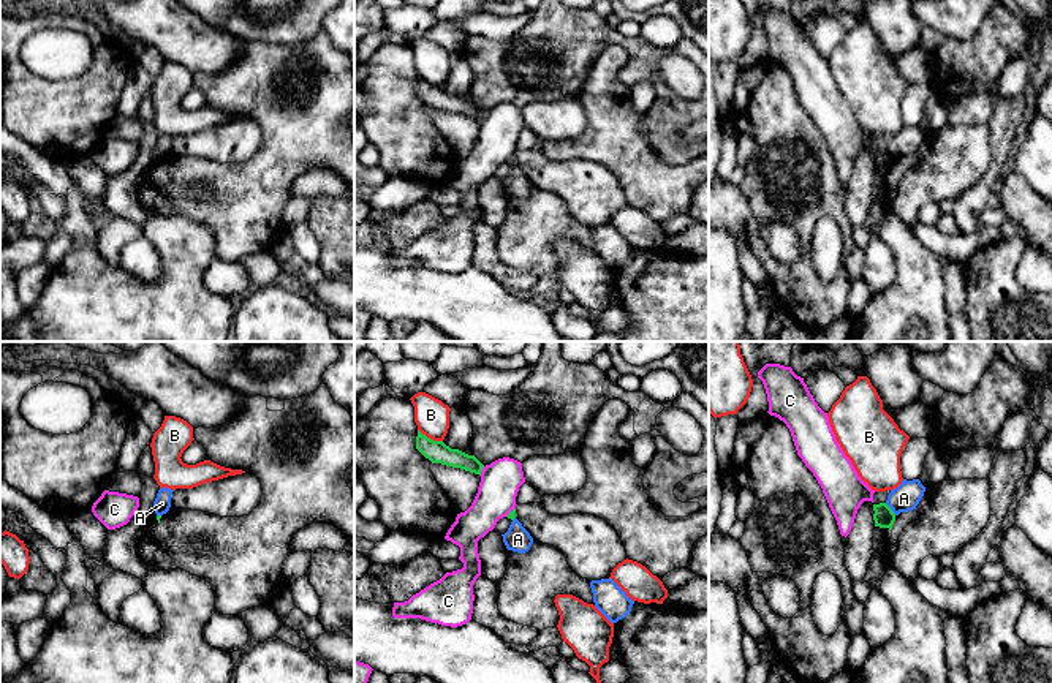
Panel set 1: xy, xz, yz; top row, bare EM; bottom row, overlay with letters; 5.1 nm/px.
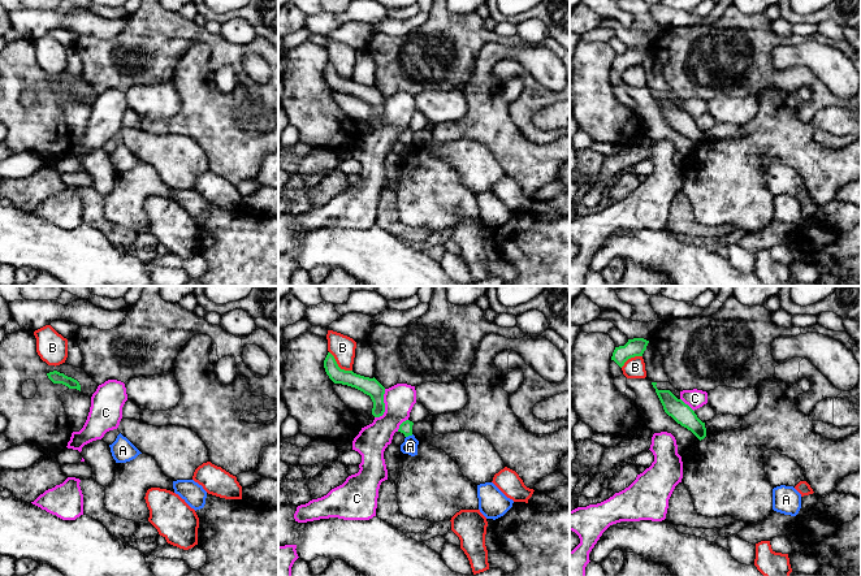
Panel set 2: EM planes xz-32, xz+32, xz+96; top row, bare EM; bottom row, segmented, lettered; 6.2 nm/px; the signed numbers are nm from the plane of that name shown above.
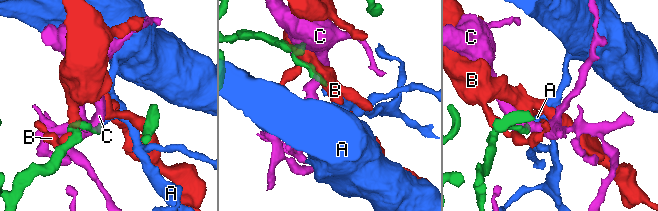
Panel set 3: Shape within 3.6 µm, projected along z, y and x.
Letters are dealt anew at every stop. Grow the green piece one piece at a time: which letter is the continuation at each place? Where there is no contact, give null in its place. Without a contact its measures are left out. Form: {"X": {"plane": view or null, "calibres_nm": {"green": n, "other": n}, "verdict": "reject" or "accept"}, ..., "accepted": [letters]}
{"A": {"plane": "yz", "calibres_nm": {"green": 100, "other": 140}, "verdict": "reject"}, "B": {"plane": "xz", "calibres_nm": {"green": 110, "other": 180}, "verdict": "reject"}, "C": {"plane": "xz", "calibres_nm": {"green": 110, "other": 200}, "verdict": "reject"}, "accepted": []}

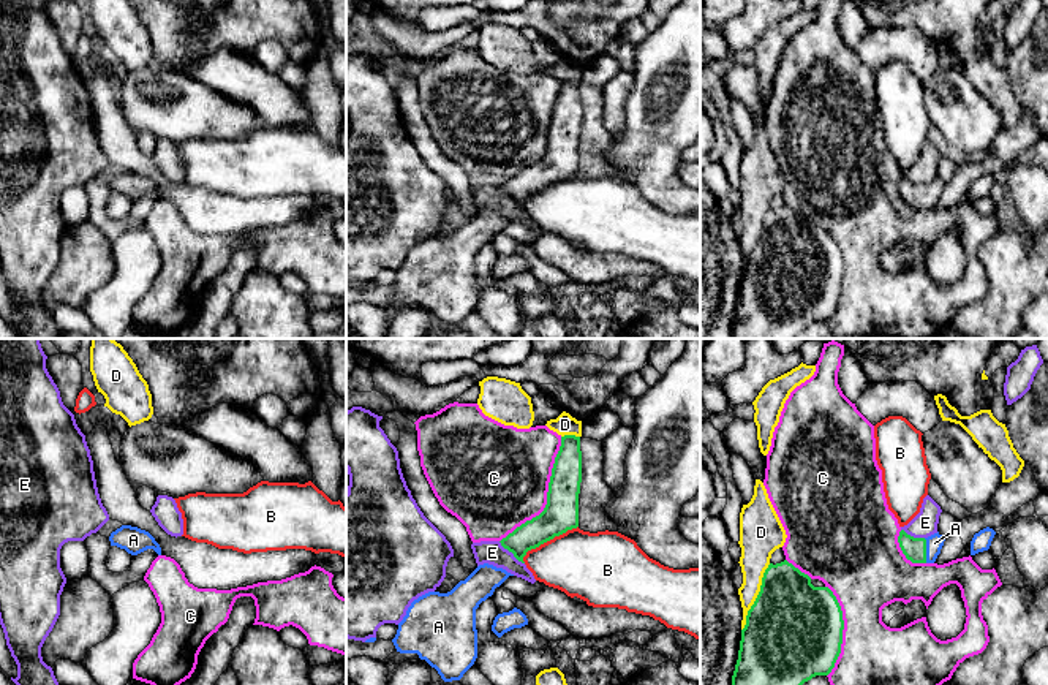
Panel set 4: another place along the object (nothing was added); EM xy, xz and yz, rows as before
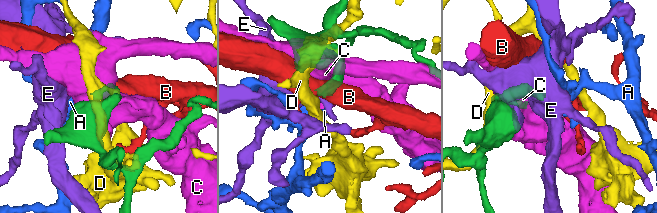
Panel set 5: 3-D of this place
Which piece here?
{"A": {"plane": "yz", "calibres_nm": {"green": 120, "other": 90}, "verdict": "accept"}, "B": {"plane": "xz", "calibres_nm": {"green": 180, "other": 340}, "verdict": "reject"}, "C": {"plane": "xz", "calibres_nm": {"green": 180, "other": 480}, "verdict": "reject"}, "D": {"plane": "yz", "calibres_nm": {"green": 500, "other": 160}, "verdict": "reject"}, "E": {"plane": "xz", "calibres_nm": {"green": 150, "other": 120}, "verdict": "reject"}, "accepted": ["A"]}

